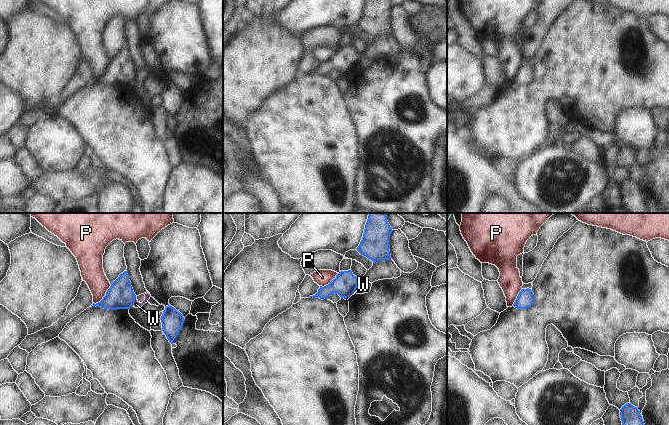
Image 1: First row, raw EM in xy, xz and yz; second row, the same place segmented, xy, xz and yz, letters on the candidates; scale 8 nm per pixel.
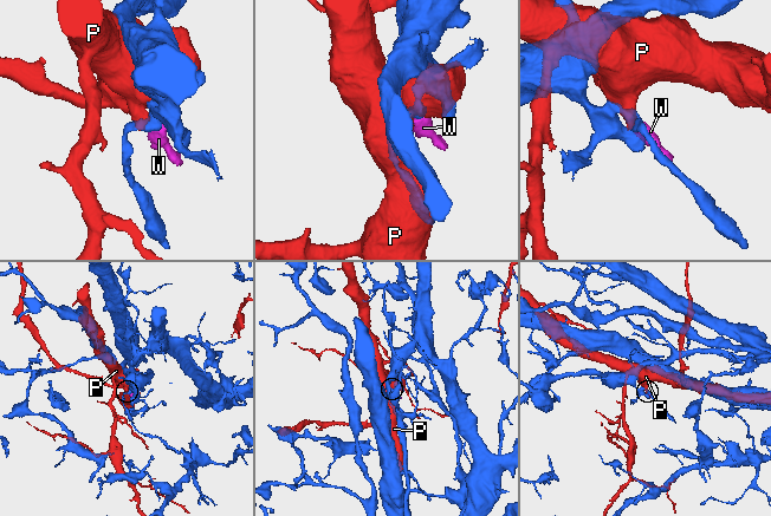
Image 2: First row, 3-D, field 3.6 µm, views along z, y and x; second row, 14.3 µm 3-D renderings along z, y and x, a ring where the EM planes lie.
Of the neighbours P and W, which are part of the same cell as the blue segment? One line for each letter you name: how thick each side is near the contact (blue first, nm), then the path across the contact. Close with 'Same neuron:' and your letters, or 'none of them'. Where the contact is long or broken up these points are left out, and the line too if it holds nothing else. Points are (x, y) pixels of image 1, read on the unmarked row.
Same neuron: none of them

